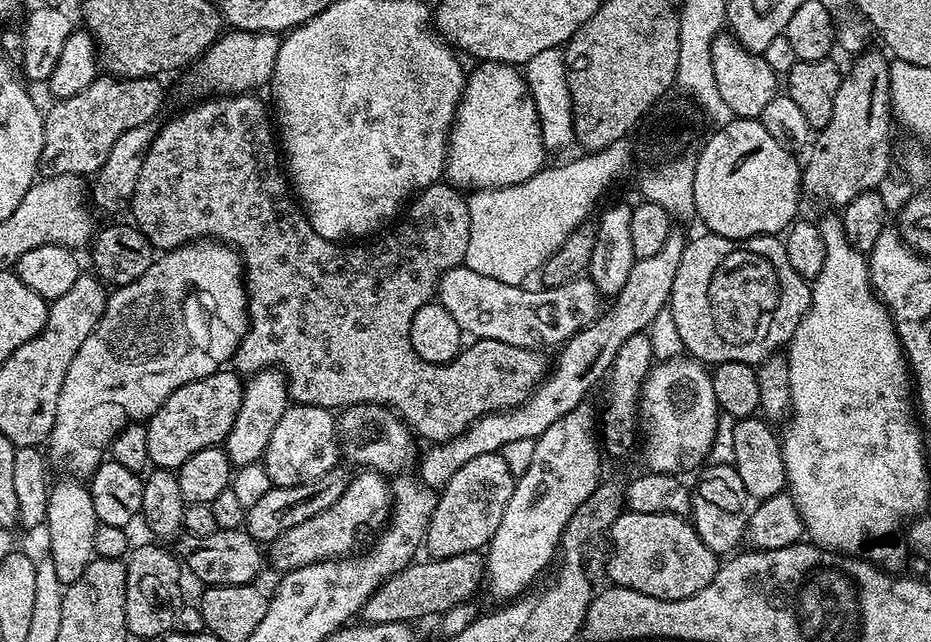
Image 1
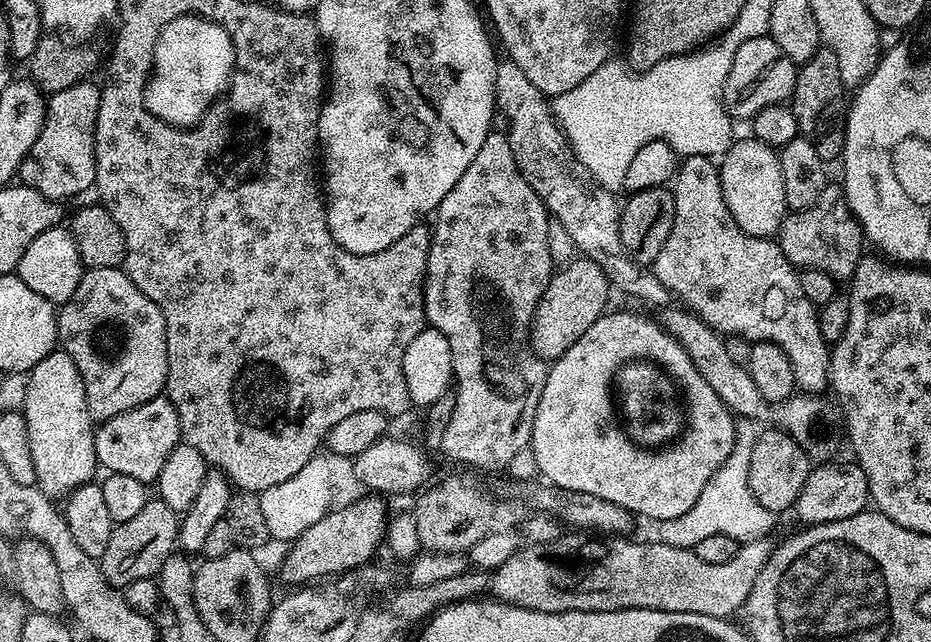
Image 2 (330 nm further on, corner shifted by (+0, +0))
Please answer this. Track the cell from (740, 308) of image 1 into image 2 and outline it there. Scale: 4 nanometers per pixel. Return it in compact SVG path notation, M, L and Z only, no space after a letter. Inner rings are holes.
M686 156L679 161L676 174L674 177L674 185L671 189L674 198L674 230L670 230L670 238L666 238L666 246L662 246L662 254L658 254L654 271L658 282L662 282L662 286L666 286L668 291L681 305L684 305L689 311L693 312L702 322L710 325L715 332L724 336L744 336L747 340L753 342L757 340L765 340L771 344L777 344L782 350L786 350L786 358L790 358L790 366L794 366L794 378L799 391L806 394L821 393L824 388L827 389L830 384L830 344L822 338L822 330L820 329L820 317L818 315L817 305L810 302L810 298L806 298L806 294L802 294L802 286L800 285L800 272L796 265L791 264L786 258L786 254L782 254L779 243L775 239L766 236L751 236L746 234L746 230L742 230L738 226L738 222L734 222L734 214L730 214L730 210L726 206L726 198L722 194L722 182L720 181L720 170L717 161L711 156Z

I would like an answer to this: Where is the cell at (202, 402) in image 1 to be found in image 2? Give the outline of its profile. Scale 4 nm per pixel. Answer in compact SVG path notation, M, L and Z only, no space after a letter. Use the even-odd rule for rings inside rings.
M161 394L134 410L126 410L103 421L96 428L96 462L108 472L130 474L130 478L154 482L160 476L162 462L170 458L170 450L174 450L181 440L178 410L174 410L167 395Z

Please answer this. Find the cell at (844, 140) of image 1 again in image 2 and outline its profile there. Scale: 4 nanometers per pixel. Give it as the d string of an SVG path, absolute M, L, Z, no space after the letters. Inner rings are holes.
M840 186L826 189L815 208L801 212L789 211L780 227L778 243L782 254L786 254L788 261L797 269L822 270L822 274L830 274L837 282L851 281L860 257L866 252L864 231L849 210L843 187Z

